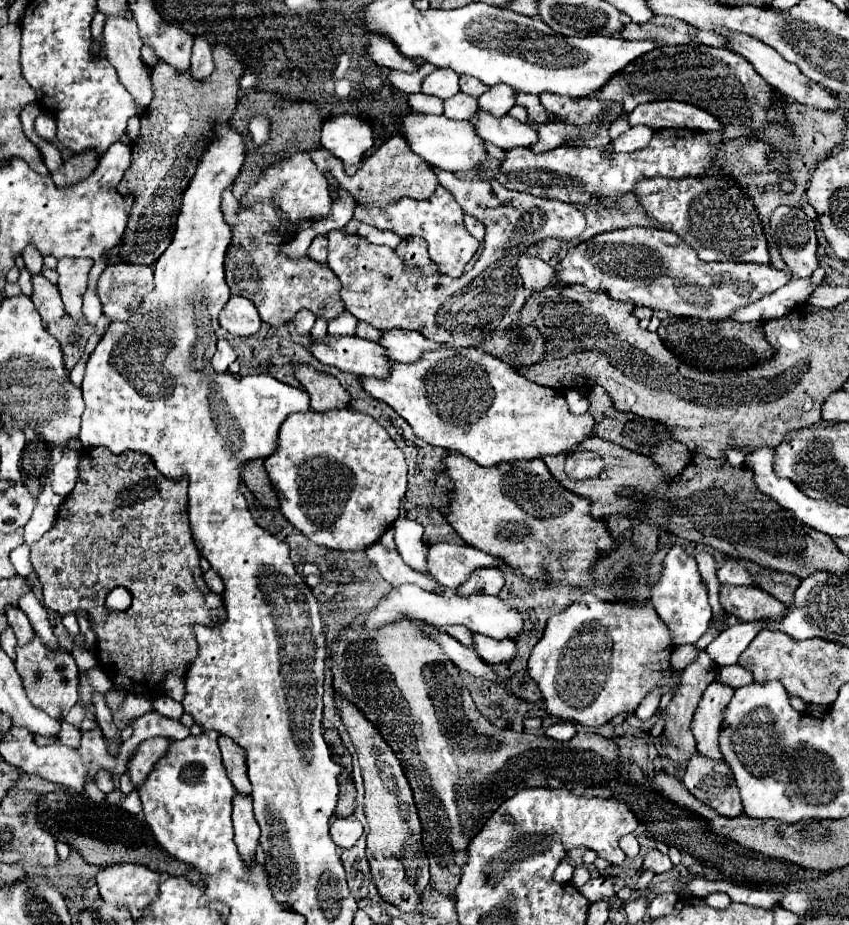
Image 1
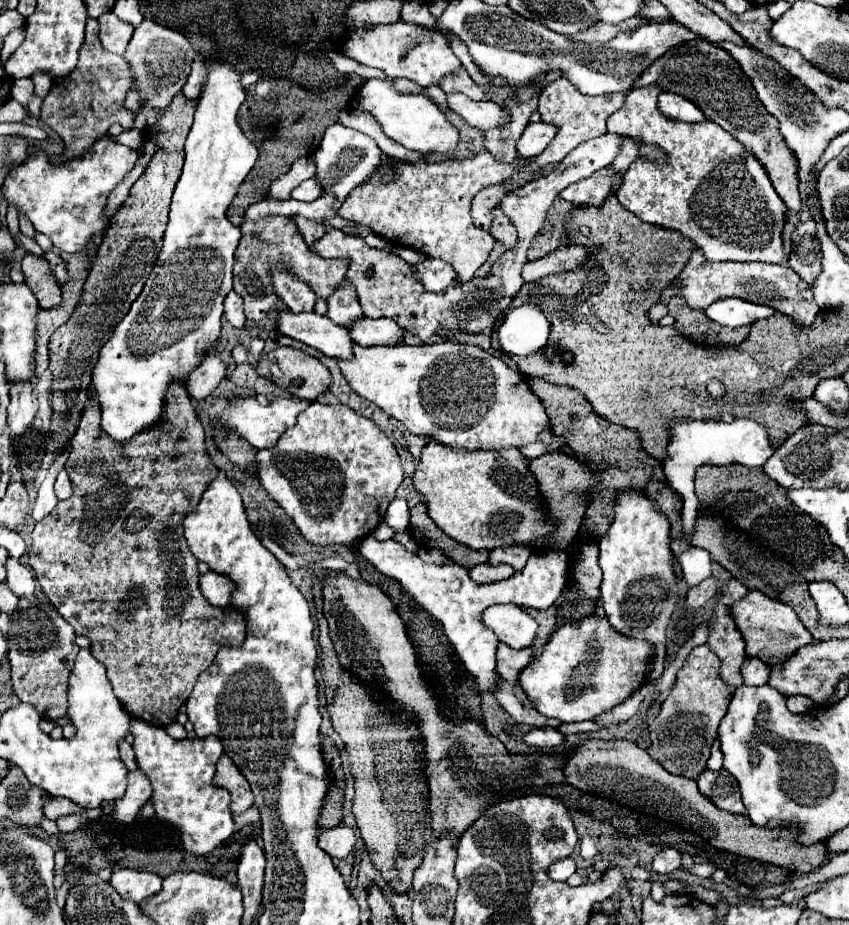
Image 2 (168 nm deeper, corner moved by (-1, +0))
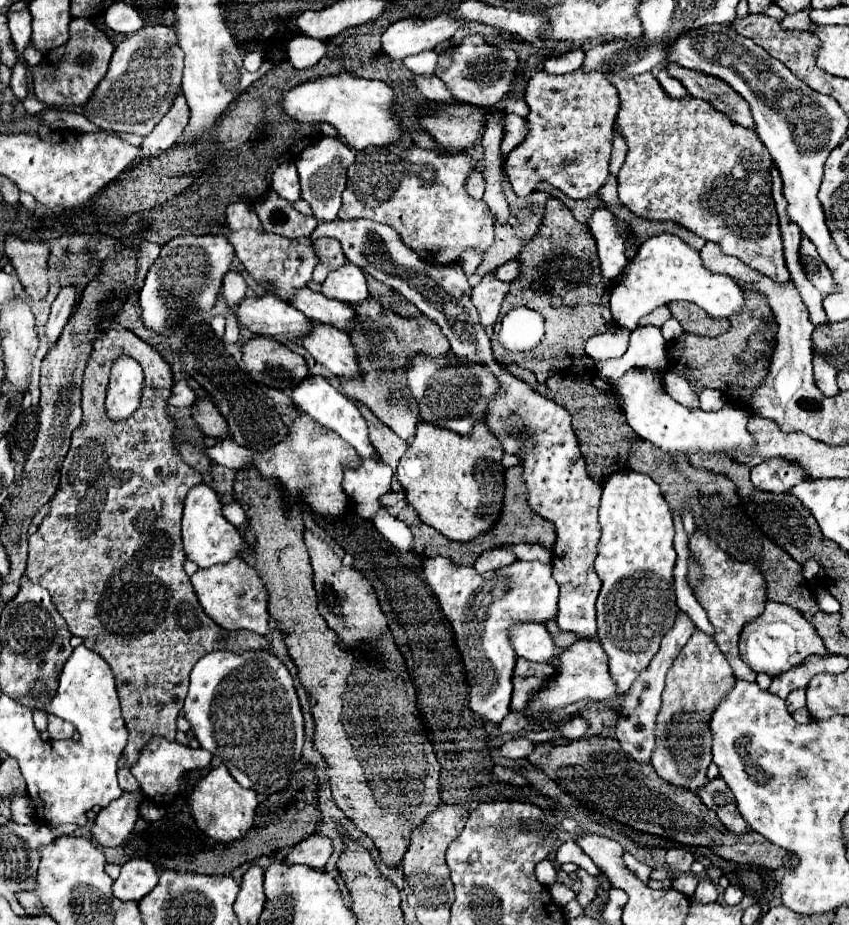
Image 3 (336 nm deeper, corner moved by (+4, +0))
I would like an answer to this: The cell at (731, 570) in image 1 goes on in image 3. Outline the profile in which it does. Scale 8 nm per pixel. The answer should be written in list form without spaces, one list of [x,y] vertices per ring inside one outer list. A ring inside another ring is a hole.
[[[679,613],[673,629],[667,633],[667,637],[663,637],[659,653],[653,657],[651,665],[633,681],[631,689],[627,691],[627,695],[623,699],[621,715],[619,715],[619,723],[617,723],[617,741],[621,743],[623,751],[627,751],[641,765],[651,761],[651,753],[655,749],[655,721],[657,721],[657,713],[661,709],[661,693],[665,687],[665,675],[667,675],[673,659],[679,655],[679,651],[691,637],[693,629],[695,629],[693,621],[685,613]]]

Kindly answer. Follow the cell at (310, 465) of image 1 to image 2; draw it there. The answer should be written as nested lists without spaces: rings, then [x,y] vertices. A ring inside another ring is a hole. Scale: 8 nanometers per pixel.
[[[316,401],[298,415],[296,425],[286,429],[272,449],[258,451],[256,465],[264,489],[290,515],[302,537],[314,545],[352,545],[356,539],[370,535],[384,521],[386,509],[404,481],[398,449],[374,421],[358,415],[346,405]]]

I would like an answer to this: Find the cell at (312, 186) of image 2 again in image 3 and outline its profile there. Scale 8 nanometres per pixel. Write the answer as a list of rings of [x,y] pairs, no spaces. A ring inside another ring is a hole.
[[[283,163],[275,173],[273,173],[273,181],[271,187],[287,201],[295,203],[301,199],[299,193],[299,175],[293,163]]]

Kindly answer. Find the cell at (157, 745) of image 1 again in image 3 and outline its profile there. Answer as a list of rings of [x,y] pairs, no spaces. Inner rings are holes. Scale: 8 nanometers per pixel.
[[[123,793],[117,801],[103,807],[91,827],[93,839],[103,847],[119,847],[127,841],[137,821],[137,805],[143,793]]]

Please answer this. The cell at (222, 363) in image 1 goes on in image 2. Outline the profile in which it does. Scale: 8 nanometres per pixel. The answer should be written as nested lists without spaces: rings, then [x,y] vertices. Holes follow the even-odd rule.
[[[210,351],[202,365],[190,375],[188,379],[188,393],[194,399],[204,399],[208,397],[222,381],[226,375],[226,363],[222,361],[222,357],[214,351]]]

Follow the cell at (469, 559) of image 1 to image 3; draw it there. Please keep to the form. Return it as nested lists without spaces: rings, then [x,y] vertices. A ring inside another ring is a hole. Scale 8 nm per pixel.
[[[511,545],[511,549],[517,553],[517,559],[523,561],[543,561],[549,563],[551,561],[551,551],[545,549],[543,545]]]

